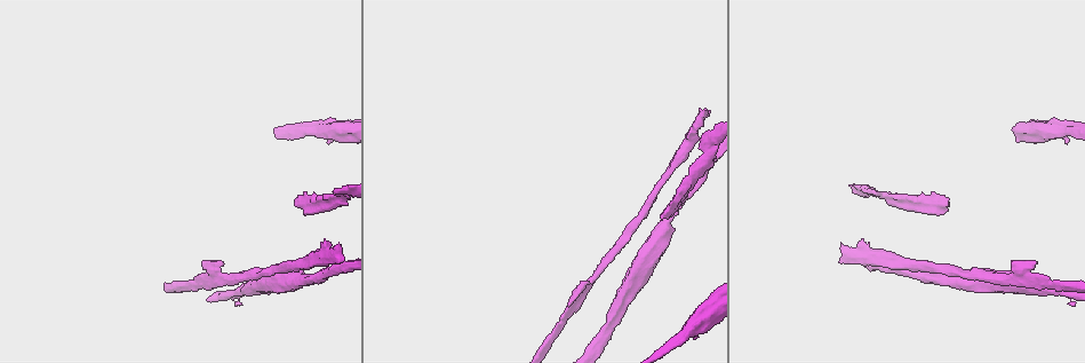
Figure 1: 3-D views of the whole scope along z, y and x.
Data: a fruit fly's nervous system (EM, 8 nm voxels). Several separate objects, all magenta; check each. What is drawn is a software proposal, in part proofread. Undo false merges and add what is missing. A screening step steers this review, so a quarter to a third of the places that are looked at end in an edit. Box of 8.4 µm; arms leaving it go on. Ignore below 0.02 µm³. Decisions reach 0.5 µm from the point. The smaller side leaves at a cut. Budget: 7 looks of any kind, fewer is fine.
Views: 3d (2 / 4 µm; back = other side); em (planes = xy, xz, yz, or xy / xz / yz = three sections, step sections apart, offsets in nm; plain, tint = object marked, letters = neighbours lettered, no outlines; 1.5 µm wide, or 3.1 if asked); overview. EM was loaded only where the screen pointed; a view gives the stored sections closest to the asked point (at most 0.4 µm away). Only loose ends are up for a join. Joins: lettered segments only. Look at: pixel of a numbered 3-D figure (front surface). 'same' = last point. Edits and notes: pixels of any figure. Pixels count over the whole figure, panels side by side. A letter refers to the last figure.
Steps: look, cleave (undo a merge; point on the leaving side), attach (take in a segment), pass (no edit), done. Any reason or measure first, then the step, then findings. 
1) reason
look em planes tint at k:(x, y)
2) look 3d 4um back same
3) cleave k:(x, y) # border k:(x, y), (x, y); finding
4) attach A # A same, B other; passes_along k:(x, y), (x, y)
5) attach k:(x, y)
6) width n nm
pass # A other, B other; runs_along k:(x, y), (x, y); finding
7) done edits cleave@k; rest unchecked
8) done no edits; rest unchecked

free end
look em planes letters at 1:(204, 264)

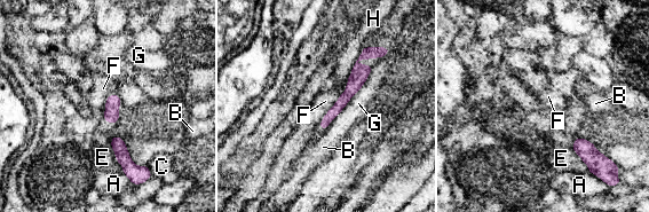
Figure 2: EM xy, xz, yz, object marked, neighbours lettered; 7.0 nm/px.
pass # A other, B other, C other, E other, F other, G other, H other; border 2:(338, 114), (324, 131); no lettered segment goes on from it

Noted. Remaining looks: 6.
thick turns thin
look 3d 2um at 1:(304, 132)

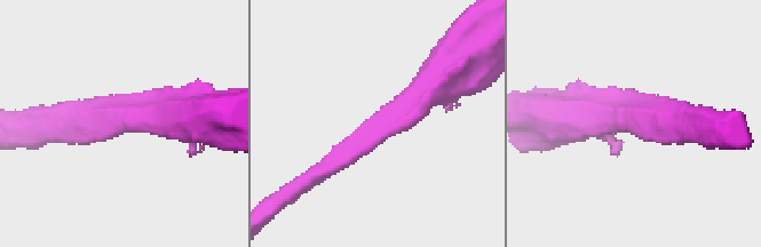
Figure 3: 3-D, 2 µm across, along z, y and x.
look em xy step 8 letters at 3:(373, 127)

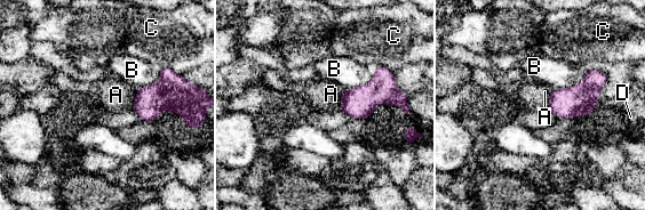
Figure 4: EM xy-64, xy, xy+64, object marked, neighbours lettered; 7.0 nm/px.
look em planes letters same

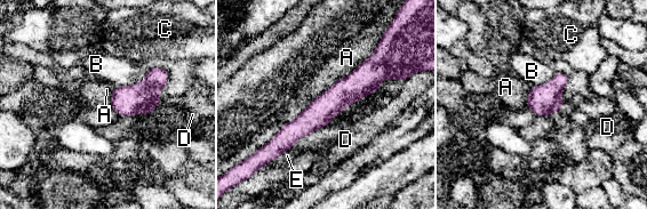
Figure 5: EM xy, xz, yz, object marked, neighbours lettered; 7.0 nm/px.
width 140 nm
pass # A other, B other, C other, D other, E other; runs_along 5:(384, 70), (344, 91), (273, 149); continuous, no second cell

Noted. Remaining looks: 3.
a narrow waist
look em planes letters at 1:(709, 149)

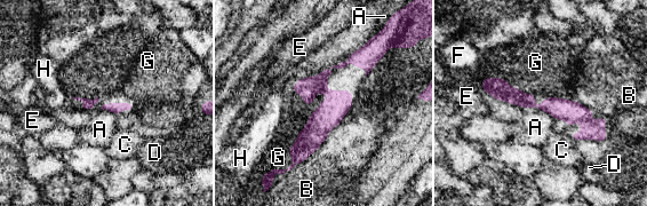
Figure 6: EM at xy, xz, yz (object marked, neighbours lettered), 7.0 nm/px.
width 80 nm; longest_contact G 420 nm
pass # A other, B other, C other, D other, E other, F other, G other, H other; one cell here

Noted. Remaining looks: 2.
done no edits; rest unchecked

